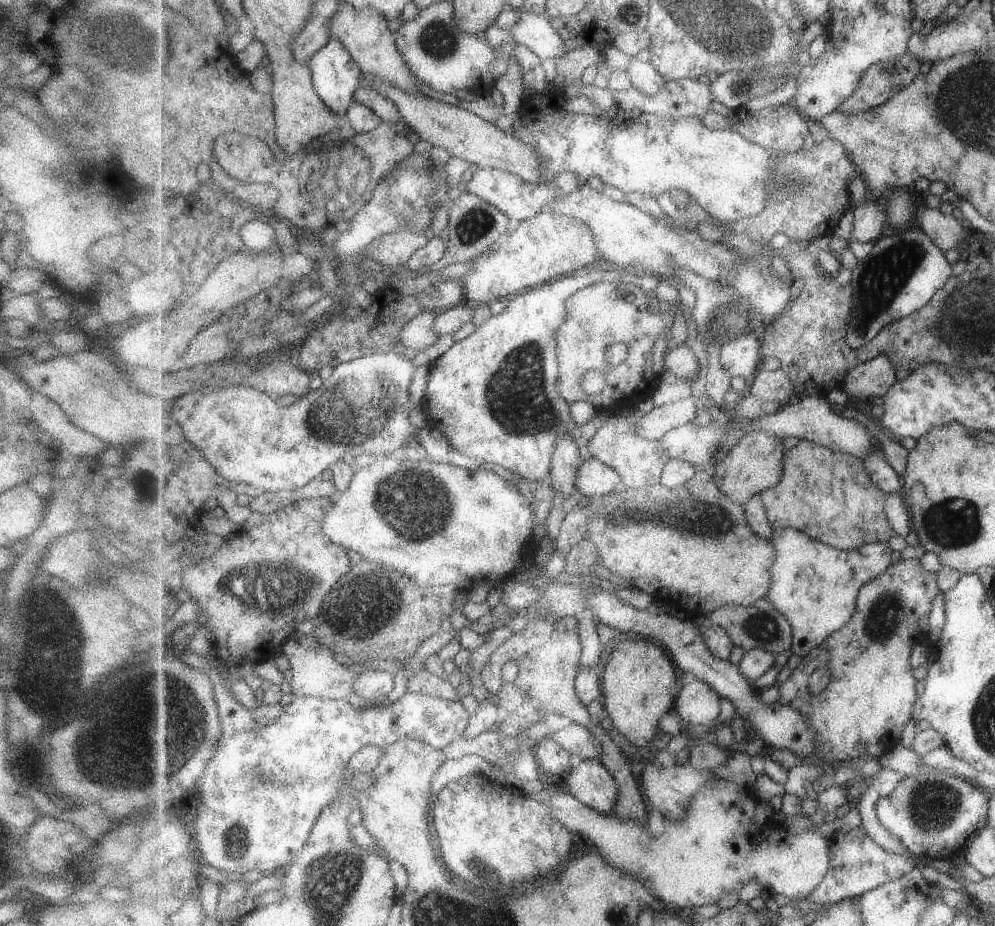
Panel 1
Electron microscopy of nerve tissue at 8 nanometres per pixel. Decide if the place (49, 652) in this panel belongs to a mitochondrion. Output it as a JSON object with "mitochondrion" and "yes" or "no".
{"mitochondrion":"yes"}

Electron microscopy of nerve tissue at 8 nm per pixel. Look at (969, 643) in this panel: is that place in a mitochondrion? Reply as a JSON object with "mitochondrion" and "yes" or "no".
{"mitochondrion":"no"}

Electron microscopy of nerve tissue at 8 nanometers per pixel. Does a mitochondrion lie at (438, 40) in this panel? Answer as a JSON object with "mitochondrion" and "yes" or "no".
{"mitochondrion":"yes"}

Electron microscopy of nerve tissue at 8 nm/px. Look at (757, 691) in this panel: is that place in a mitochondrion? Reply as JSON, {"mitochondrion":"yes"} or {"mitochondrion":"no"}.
{"mitochondrion":"no"}

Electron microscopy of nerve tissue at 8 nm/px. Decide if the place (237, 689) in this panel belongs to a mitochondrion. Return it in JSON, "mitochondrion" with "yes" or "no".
{"mitochondrion":"no"}

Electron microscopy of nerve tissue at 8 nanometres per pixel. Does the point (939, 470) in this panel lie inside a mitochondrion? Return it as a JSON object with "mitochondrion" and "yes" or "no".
{"mitochondrion":"no"}

